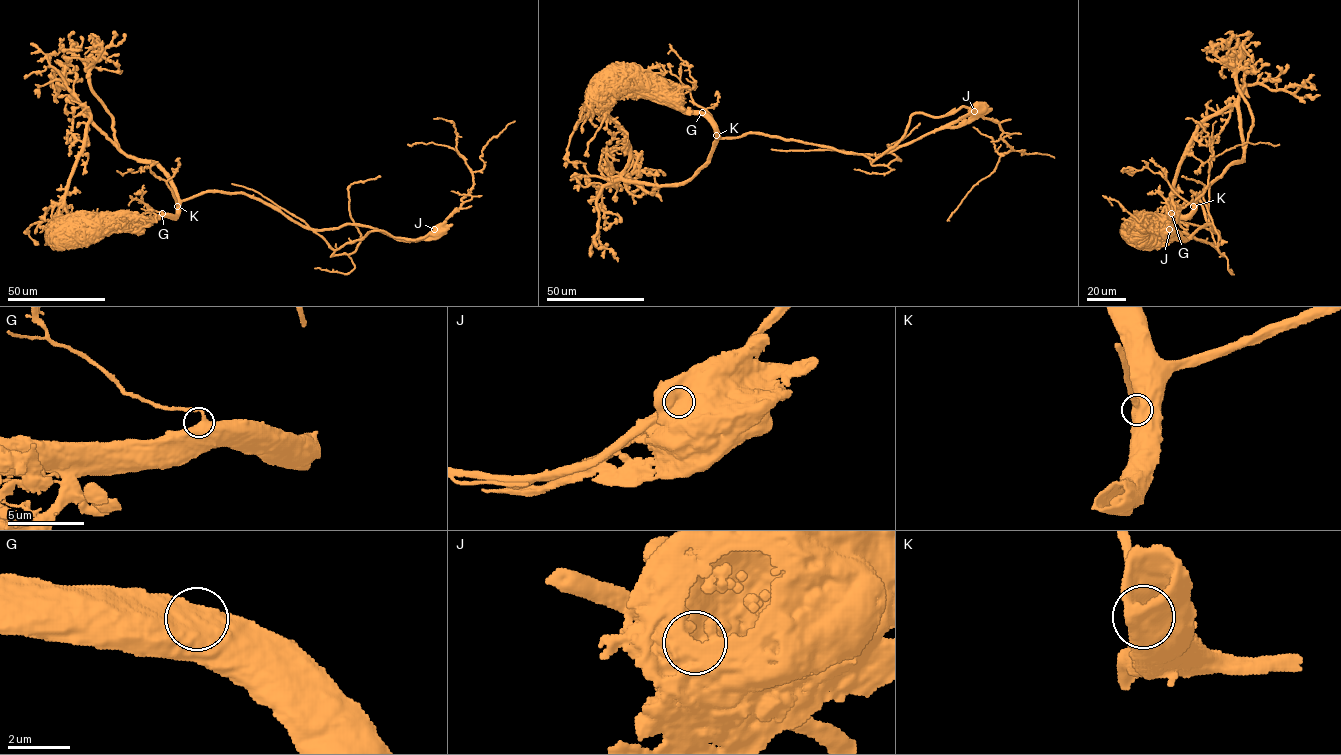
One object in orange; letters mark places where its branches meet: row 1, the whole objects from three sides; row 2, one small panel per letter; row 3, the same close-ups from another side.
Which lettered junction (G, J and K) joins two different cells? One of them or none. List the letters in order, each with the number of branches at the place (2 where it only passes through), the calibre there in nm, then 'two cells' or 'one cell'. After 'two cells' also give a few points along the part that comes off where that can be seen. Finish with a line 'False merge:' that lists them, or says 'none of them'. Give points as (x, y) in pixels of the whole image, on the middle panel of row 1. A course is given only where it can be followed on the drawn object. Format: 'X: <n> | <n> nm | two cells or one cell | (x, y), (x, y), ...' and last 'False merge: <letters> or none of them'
G: 2 | 600 nm | one cell
J: 1 | 1200 nm | two cells | (974, 111), (963, 107), (939, 116), (914, 113), (904, 135), (871, 164), (900, 160), (888, 144), (920, 123)
K: 2 | 700 nm | one cell
False merge: J

